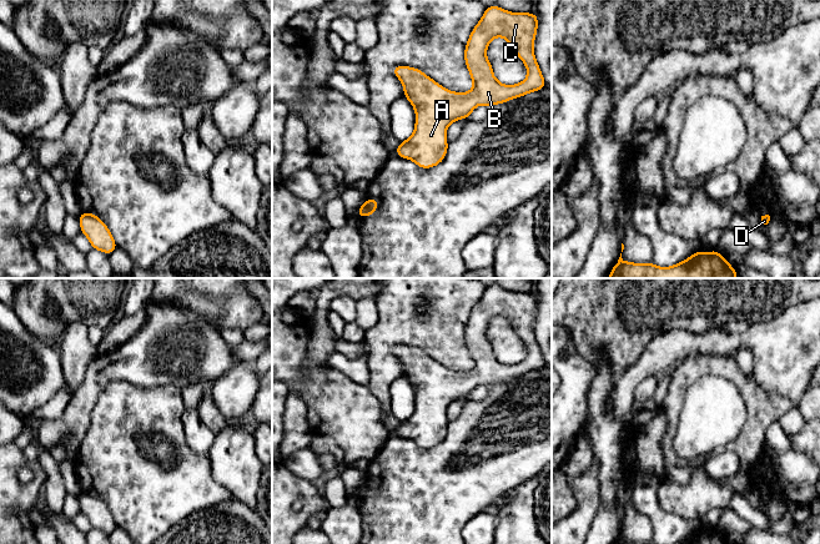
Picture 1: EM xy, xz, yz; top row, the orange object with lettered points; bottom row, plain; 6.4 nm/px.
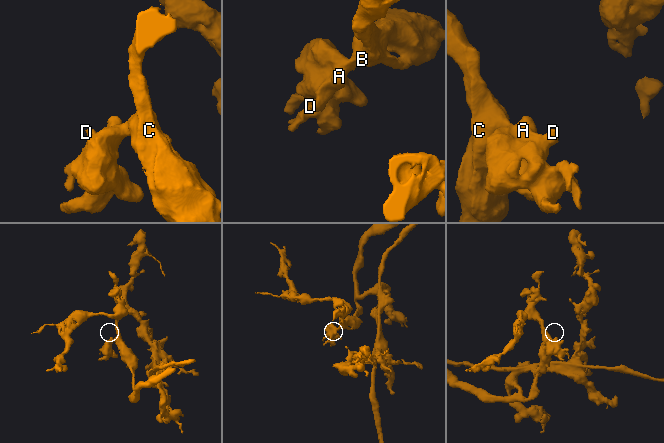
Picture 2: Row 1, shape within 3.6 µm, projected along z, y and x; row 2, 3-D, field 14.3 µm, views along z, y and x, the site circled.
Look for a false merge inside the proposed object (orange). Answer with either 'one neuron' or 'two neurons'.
one neuron

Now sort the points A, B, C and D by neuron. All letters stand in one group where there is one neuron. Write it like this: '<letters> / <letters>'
A B C D

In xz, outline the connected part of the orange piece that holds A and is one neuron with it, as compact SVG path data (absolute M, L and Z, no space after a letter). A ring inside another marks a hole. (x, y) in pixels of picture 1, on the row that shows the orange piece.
M487 6L464 47L464 61L474 84L468 92L453 92L416 67L398 65L393 74L402 82L404 97L416 111L413 135L394 150L421 168L439 165L448 151L447 127L459 119L469 119L479 105L499 105L547 86L533 45L538 30L535 12L510 12ZM494 37L503 37L524 62L528 75L517 85L500 84L486 51Z

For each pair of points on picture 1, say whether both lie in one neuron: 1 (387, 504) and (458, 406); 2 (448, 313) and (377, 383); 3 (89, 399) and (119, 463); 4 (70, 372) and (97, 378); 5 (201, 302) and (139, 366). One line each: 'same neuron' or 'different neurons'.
1: different neurons
2: same neuron
3: different neurons
4: different neurons
5: different neurons

